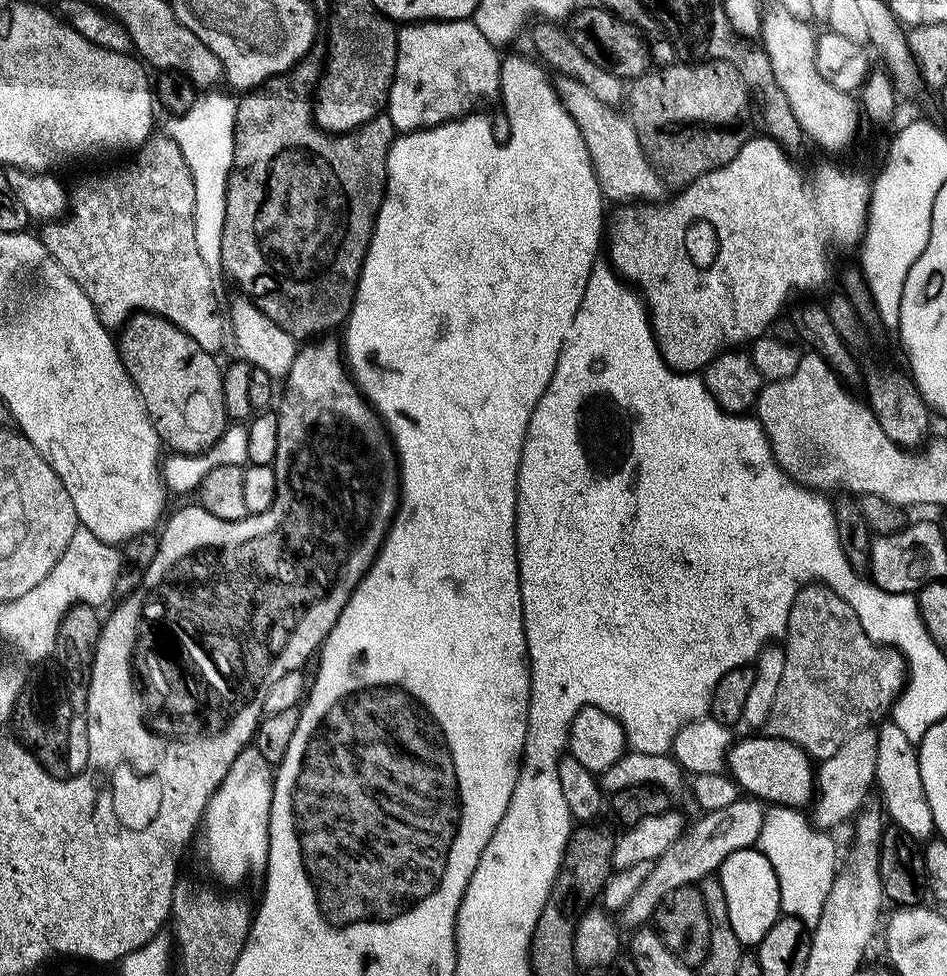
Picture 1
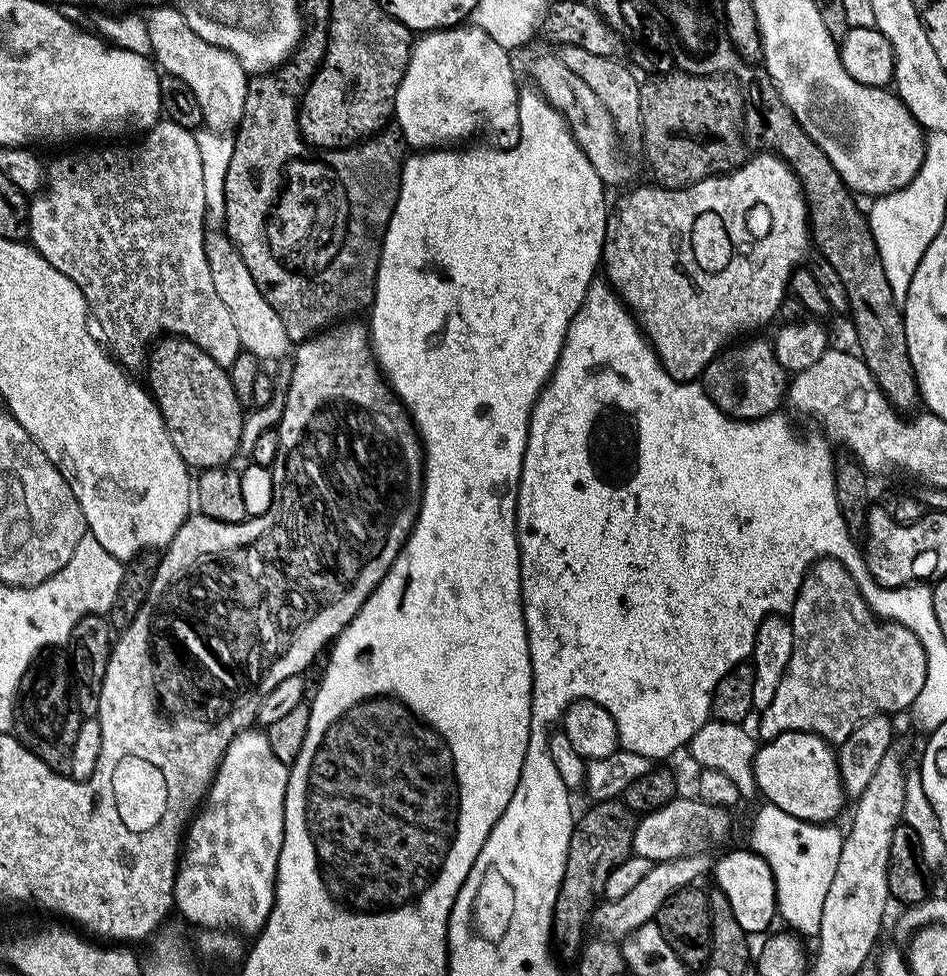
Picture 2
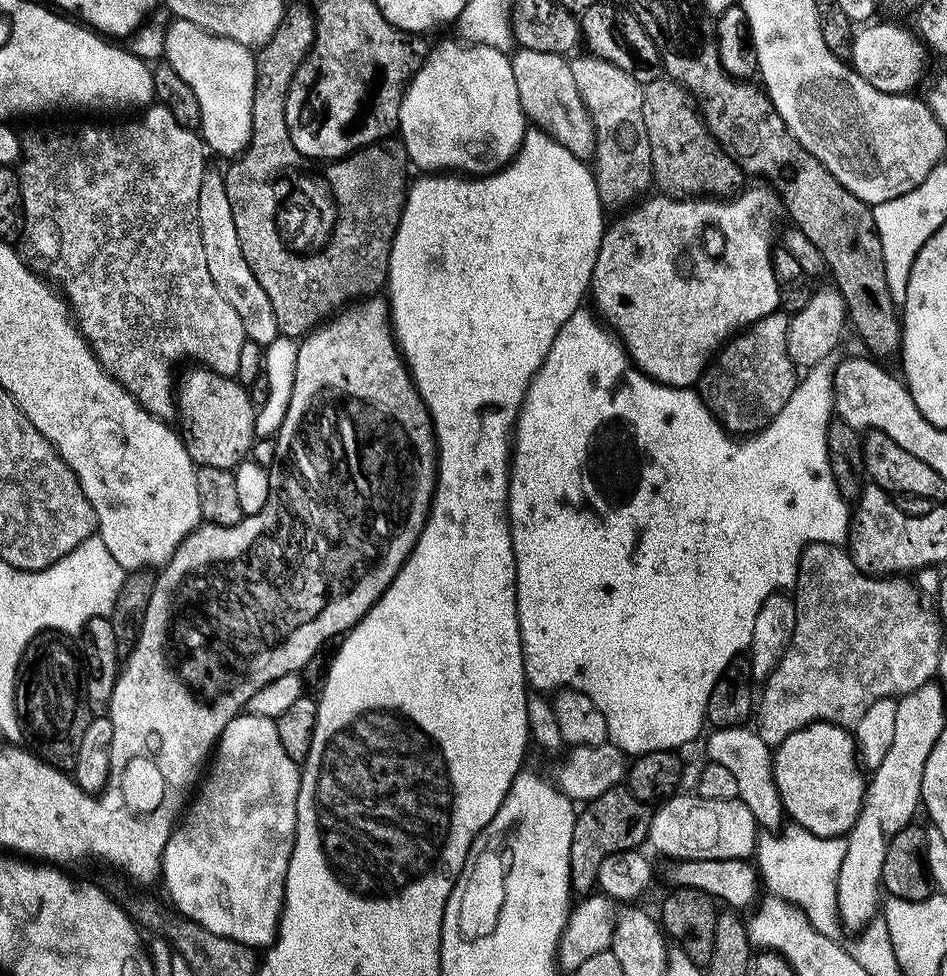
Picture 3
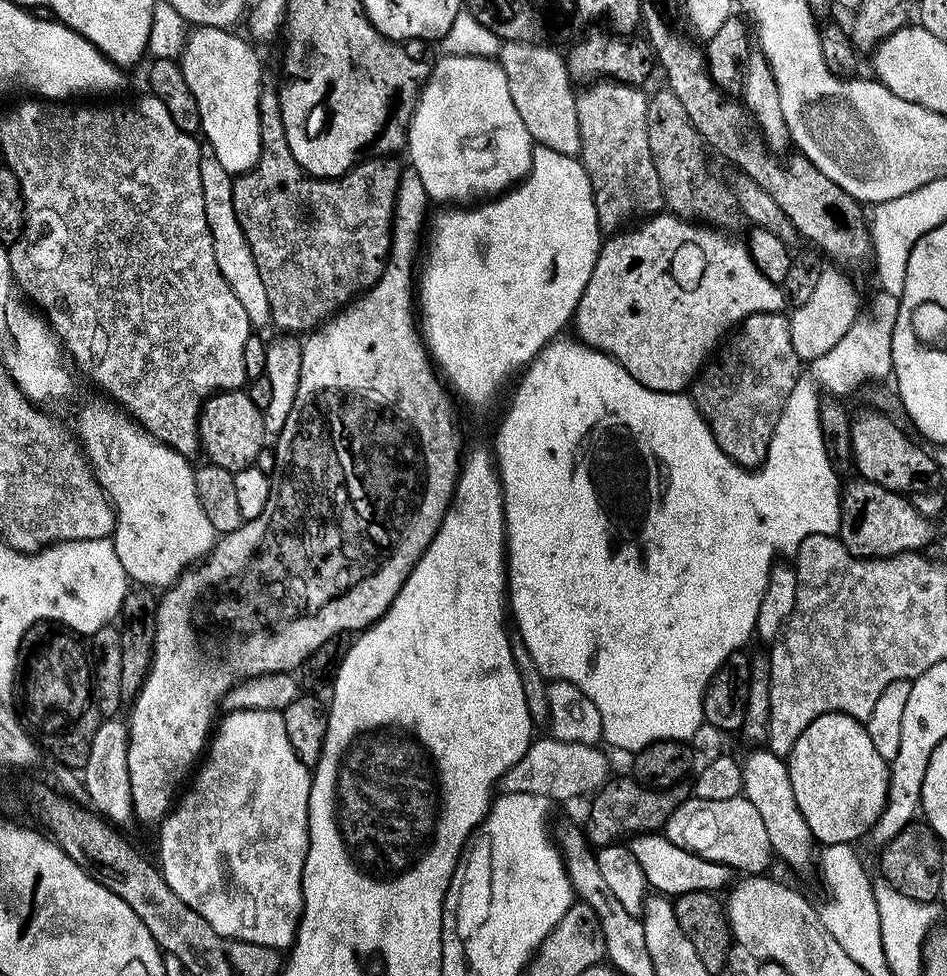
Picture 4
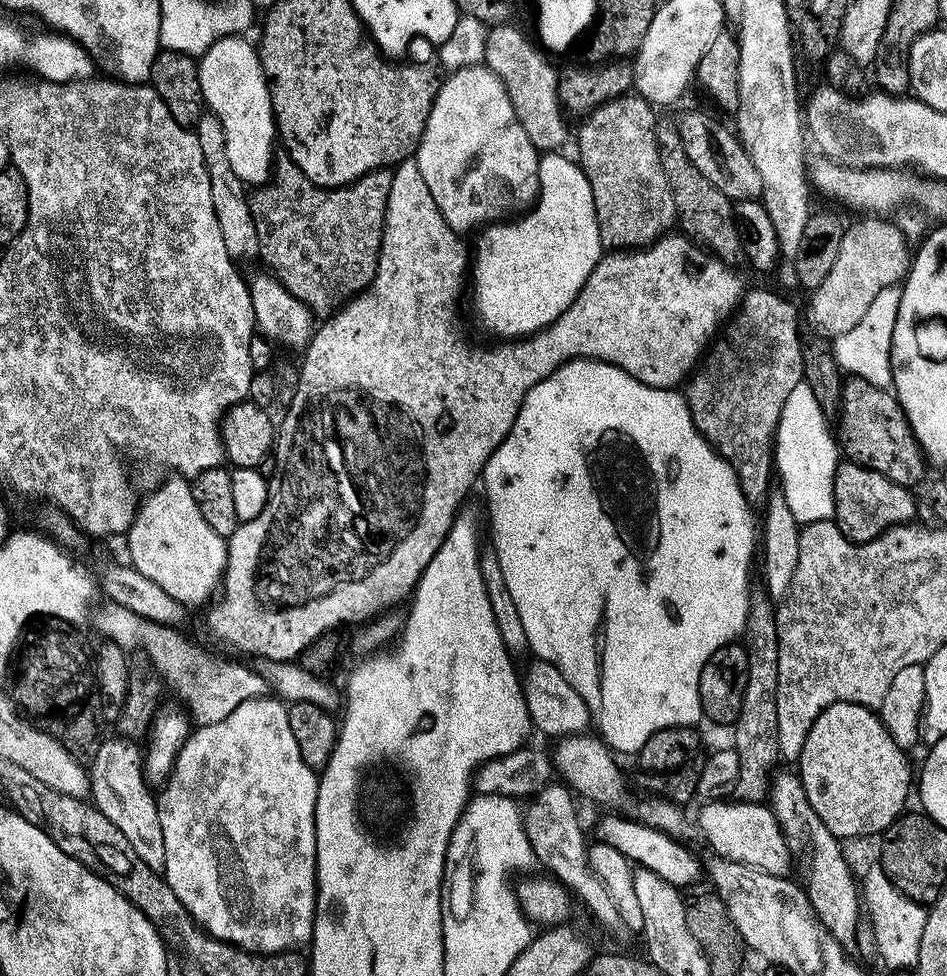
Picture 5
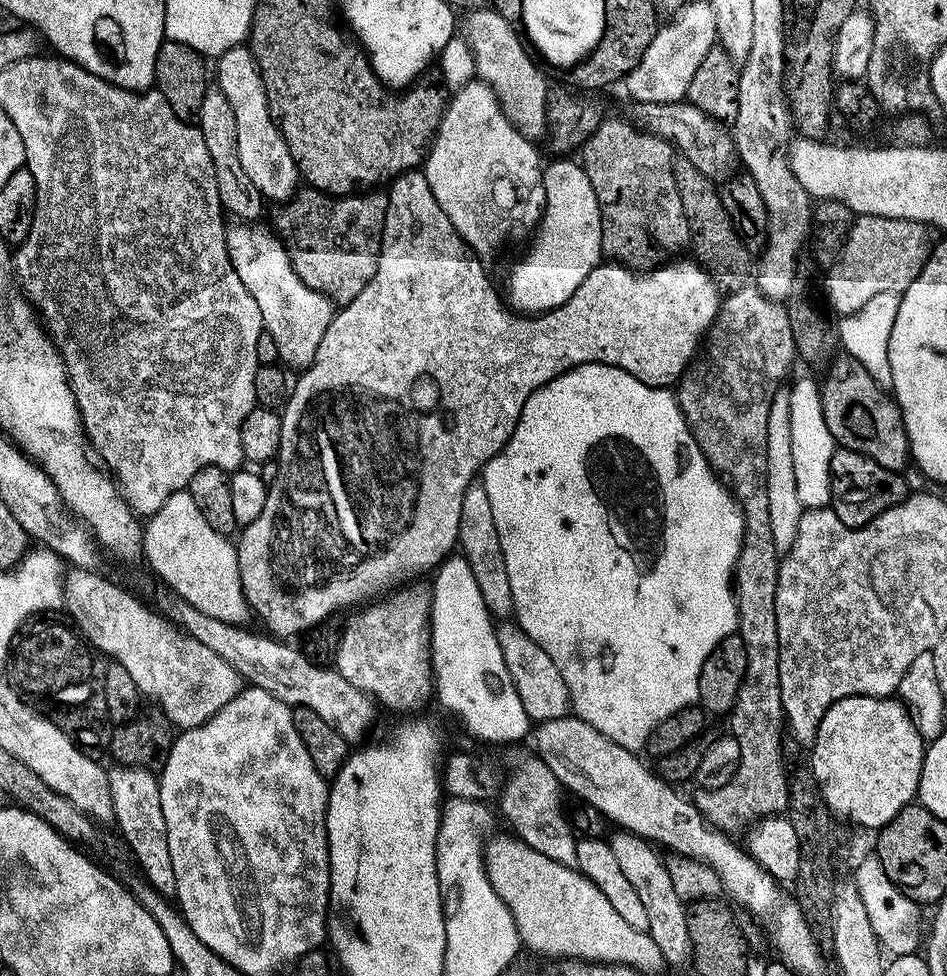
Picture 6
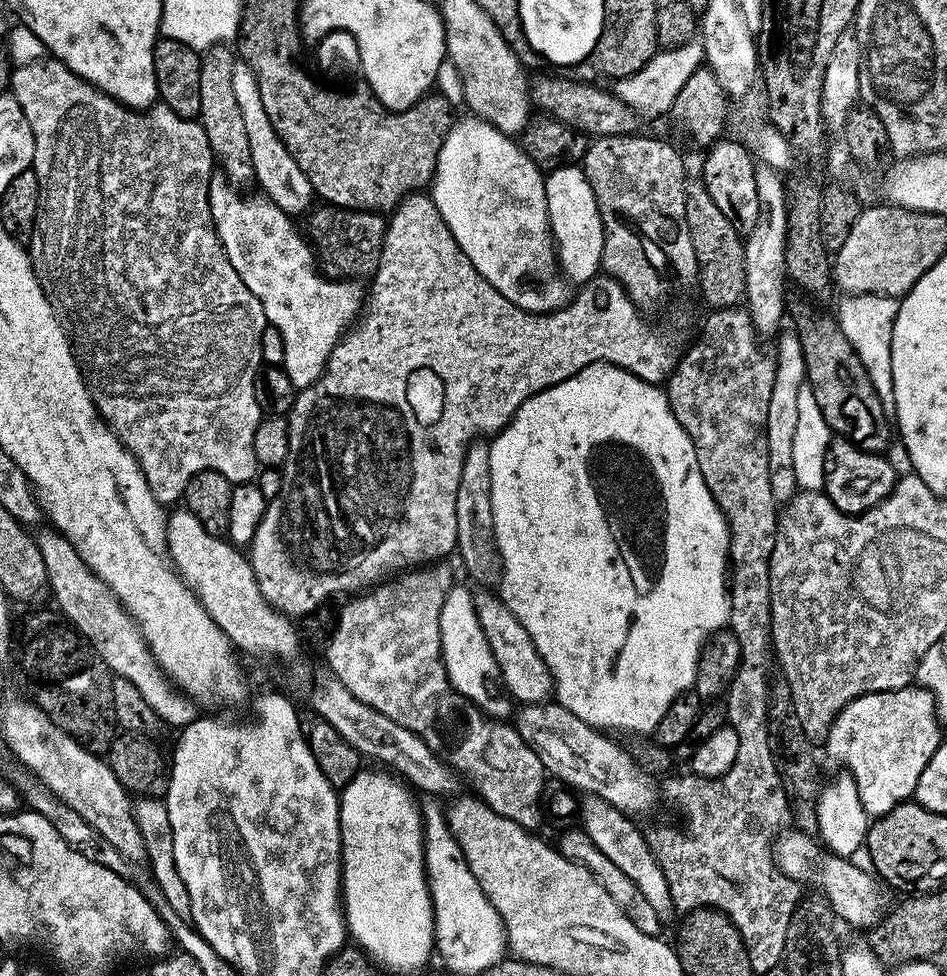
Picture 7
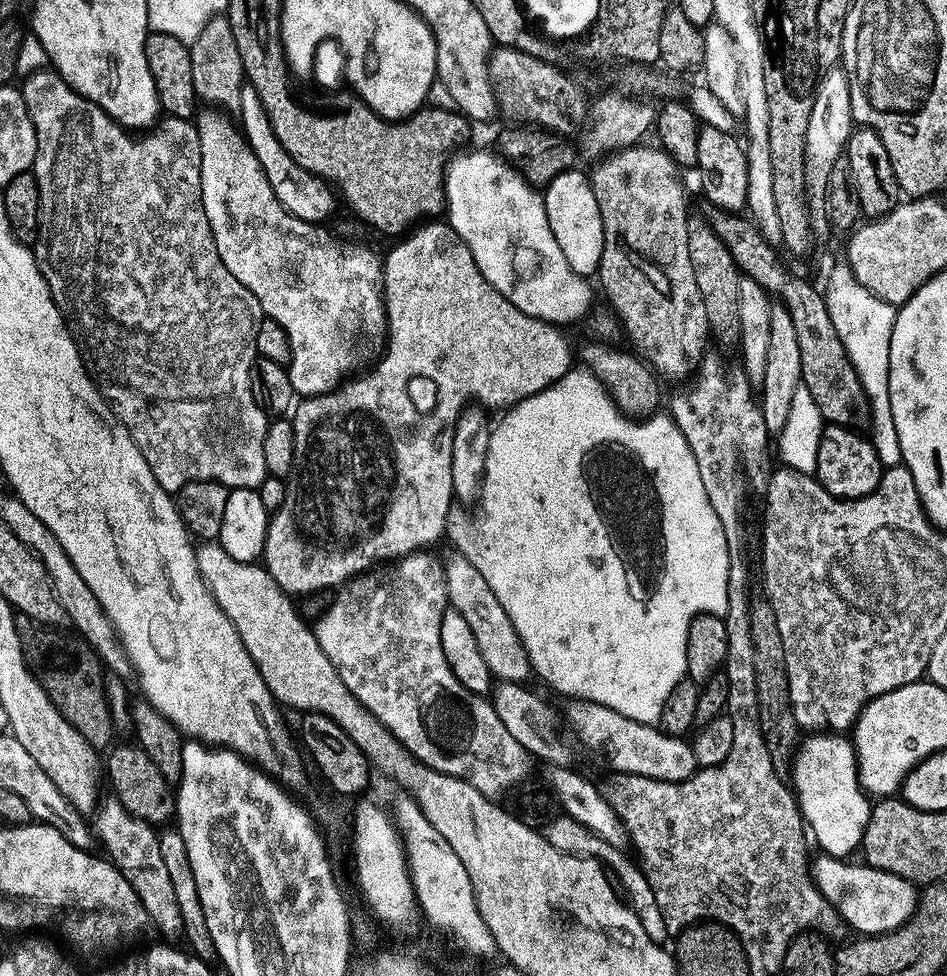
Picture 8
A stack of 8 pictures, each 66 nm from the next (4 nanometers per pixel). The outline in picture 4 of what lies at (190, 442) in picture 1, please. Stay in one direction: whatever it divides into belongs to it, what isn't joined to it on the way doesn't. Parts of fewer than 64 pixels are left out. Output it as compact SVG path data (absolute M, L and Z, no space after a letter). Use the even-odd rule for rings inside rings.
M244 390L218 392L215 396L208 397L200 410L198 427L200 448L208 455L205 456L207 463L217 464L234 473L253 467L258 454L266 446L263 411L254 406L254 402L250 402L248 393Z

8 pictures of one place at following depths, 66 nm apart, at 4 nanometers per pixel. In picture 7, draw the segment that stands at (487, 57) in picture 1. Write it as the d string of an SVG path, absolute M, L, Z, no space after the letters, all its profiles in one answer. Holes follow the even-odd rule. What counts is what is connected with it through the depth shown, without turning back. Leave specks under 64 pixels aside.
M467 115L453 123L437 152L430 195L438 206L438 214L442 214L446 226L450 226L450 234L462 254L470 258L474 270L478 270L498 294L510 298L510 302L527 312L553 312L555 308L562 308L570 299L570 288L563 279L552 277L552 268L554 272L558 261L554 255L552 229L548 227L545 173L509 133L499 132L478 115Z

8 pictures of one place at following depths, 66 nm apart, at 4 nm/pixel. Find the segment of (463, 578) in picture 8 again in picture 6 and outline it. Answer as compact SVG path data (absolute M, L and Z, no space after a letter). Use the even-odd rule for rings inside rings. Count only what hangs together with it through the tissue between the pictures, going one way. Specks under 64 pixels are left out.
M504 622L496 629L498 646L502 646L502 658L506 658L506 670L510 670L510 678L514 682L514 690L518 690L518 698L522 698L529 721L553 720L569 715L568 681L562 678L558 666L554 666L550 654L534 642L515 622Z

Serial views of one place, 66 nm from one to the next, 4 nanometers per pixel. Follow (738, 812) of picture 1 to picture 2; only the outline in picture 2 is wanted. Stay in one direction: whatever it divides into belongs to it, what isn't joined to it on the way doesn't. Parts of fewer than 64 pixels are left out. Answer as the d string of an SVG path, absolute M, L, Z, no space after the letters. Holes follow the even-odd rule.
M703 851L696 852L692 856L674 858L672 861L653 863L652 868L646 874L646 878L642 878L642 882L638 882L638 886L634 886L634 890L630 890L630 894L613 900L605 898L596 905L592 911L591 927L593 929L595 927L601 928L599 931L607 934L607 937L613 941L623 940L625 936L629 936L634 930L638 930L638 926L653 923L658 910L664 905L666 898L670 898L670 894L695 885L699 881L696 880L699 876L706 875L707 877L713 863L713 857L708 857L708 854Z

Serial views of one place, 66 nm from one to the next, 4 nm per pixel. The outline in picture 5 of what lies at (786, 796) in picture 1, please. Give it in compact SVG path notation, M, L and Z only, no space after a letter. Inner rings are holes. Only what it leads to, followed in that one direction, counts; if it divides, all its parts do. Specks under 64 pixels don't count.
M834 703L811 724L800 751L798 775L811 808L837 839L878 836L905 811L914 780L906 756L873 709Z

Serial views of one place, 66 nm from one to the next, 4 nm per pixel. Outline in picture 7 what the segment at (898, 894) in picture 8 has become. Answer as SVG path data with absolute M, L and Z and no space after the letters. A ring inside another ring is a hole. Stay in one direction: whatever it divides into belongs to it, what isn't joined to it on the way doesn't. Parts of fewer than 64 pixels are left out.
M795 828L781 833L773 843L773 856L780 872L791 880L804 886L807 884L818 889L828 899L839 921L852 926L870 928L875 925L874 910L880 900L874 893L875 879L852 865L847 857L836 856L812 836Z

